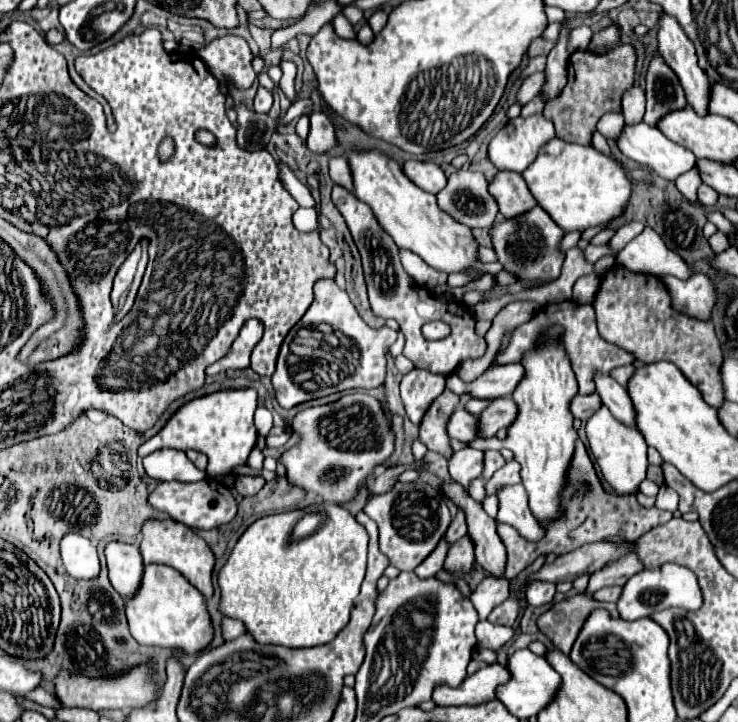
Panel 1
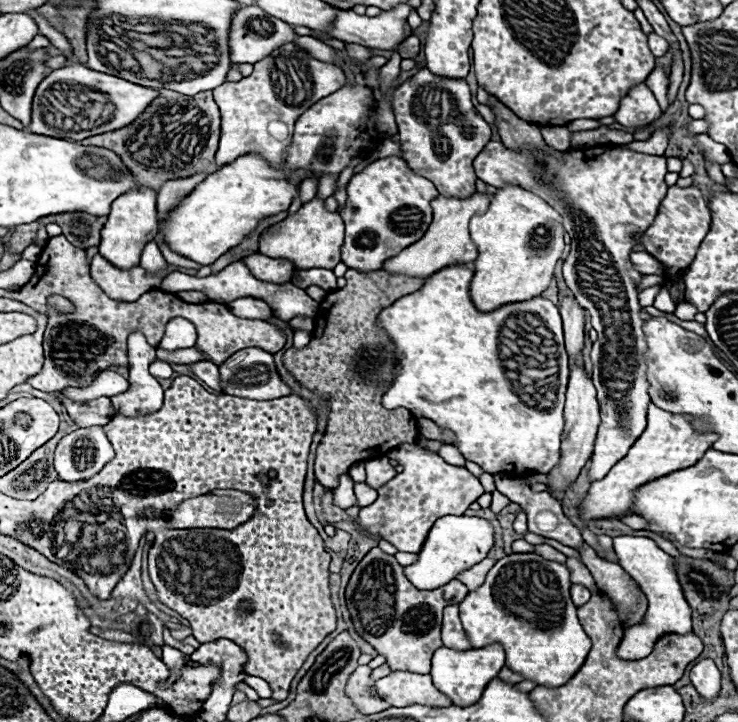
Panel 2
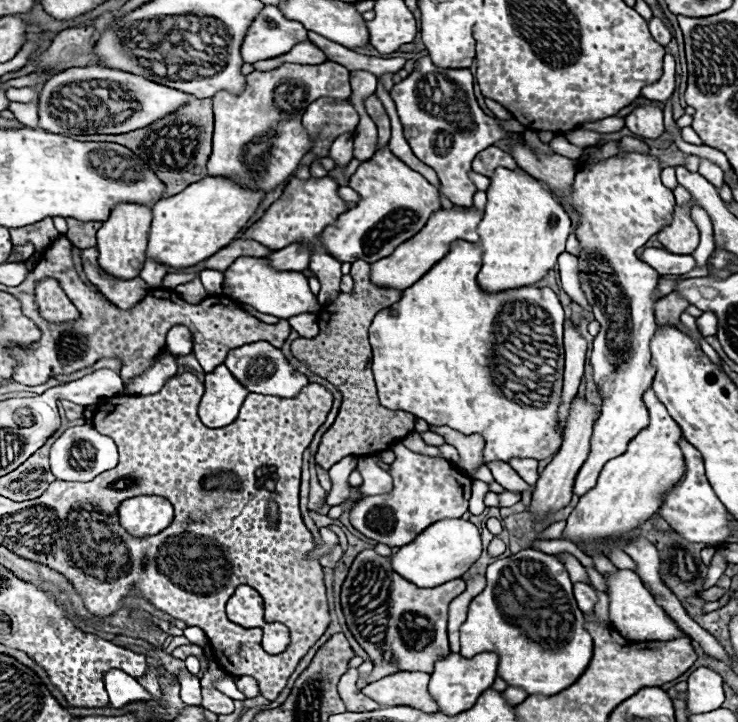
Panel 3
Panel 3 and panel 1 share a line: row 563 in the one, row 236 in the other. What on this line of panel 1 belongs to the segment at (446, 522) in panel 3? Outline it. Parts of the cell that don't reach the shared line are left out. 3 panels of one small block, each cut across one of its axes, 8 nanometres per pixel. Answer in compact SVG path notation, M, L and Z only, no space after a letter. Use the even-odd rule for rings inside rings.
M372 150L372 152L352 152L348 156L348 162L350 162L350 168L352 168L354 194L356 194L356 198L360 198L362 202L366 202L372 208L372 212L376 214L376 218L382 224L382 228L394 238L394 242L400 248L412 250L428 266L432 266L432 268L436 268L440 272L446 272L446 274L452 274L452 272L470 274L470 272L474 272L474 266L476 264L482 264L480 262L480 256L478 256L478 248L480 246L478 246L472 230L466 228L464 224L458 224L458 220L450 218L448 212L442 212L442 208L438 208L438 204L436 204L436 196L420 190L418 186L414 186L404 176L404 172L402 172L402 168L400 168L398 162L390 160L388 156L384 156L378 150Z

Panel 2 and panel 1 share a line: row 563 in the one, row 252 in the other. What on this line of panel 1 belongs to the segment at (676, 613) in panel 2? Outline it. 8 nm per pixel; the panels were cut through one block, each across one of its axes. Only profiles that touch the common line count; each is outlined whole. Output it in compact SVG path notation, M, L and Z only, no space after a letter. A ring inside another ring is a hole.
M648 226L618 252L616 264L622 264L622 268L630 268L630 272L654 276L670 274L678 278L688 278L692 274L686 262L676 252L668 250L658 232Z

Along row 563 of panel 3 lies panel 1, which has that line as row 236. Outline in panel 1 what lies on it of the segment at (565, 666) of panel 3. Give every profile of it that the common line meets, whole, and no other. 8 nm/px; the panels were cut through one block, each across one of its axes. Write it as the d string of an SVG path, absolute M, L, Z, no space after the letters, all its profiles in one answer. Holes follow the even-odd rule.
M540 206L532 208L530 212L522 216L496 224L490 230L490 234L492 234L494 250L498 254L498 262L504 266L504 270L514 272L520 280L558 278L562 260L564 260L564 254L558 252L558 242L564 232L560 226L556 226L556 222Z

